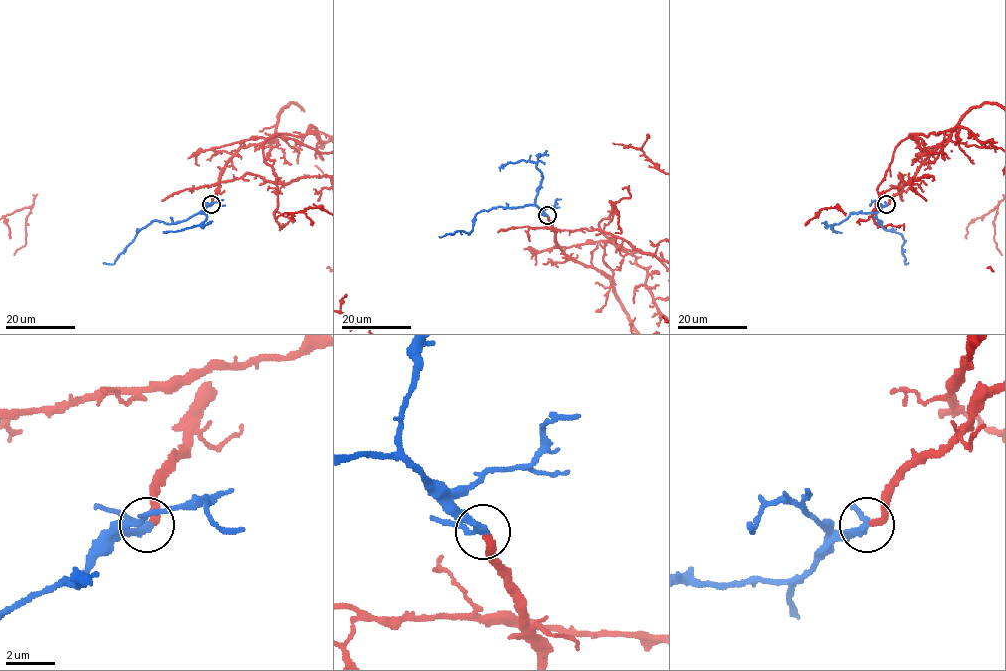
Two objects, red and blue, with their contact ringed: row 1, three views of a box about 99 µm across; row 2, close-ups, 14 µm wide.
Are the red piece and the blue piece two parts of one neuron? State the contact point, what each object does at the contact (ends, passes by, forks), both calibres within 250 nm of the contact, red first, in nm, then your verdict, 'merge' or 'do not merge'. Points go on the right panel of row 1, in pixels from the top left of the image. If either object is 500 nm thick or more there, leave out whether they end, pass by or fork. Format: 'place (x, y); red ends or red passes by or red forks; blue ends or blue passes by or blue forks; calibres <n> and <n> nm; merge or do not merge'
place (886, 204); red ends; blue passes by; calibres 280 and 260 nm; merge

